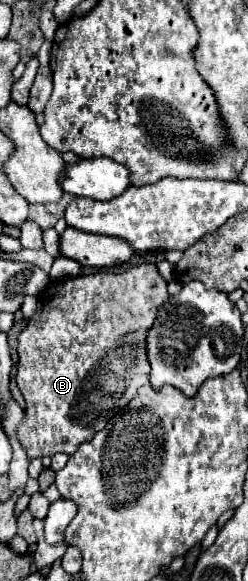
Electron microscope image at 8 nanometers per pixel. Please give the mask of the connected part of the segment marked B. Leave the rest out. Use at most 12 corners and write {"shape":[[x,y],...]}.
{"shape":[[153,263],[69,279],[19,333],[17,439],[73,455],[149,383]]}

